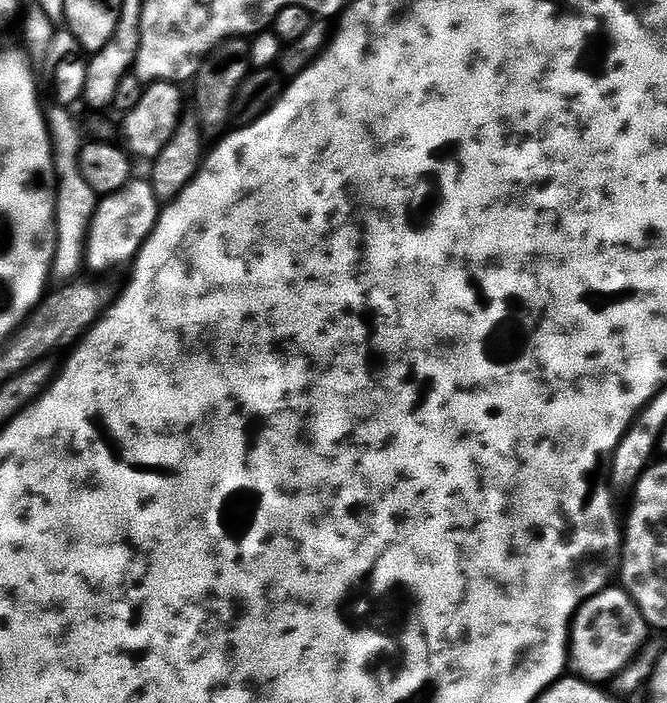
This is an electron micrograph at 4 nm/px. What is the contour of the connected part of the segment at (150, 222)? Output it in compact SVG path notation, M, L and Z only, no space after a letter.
M133 178L122 190L103 197L97 203L96 212L92 215L92 225L88 228L87 267L92 267L96 272L108 272L127 260L128 263L135 261L140 247L156 229L161 211L162 205L147 179Z

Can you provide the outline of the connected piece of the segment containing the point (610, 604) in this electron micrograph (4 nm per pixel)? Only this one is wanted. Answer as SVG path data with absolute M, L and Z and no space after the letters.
M609 586L581 604L572 617L568 638L571 671L576 671L573 673L579 679L589 682L611 681L612 677L627 668L640 655L640 648L645 645L649 636L648 623L636 603L628 597L623 587Z

